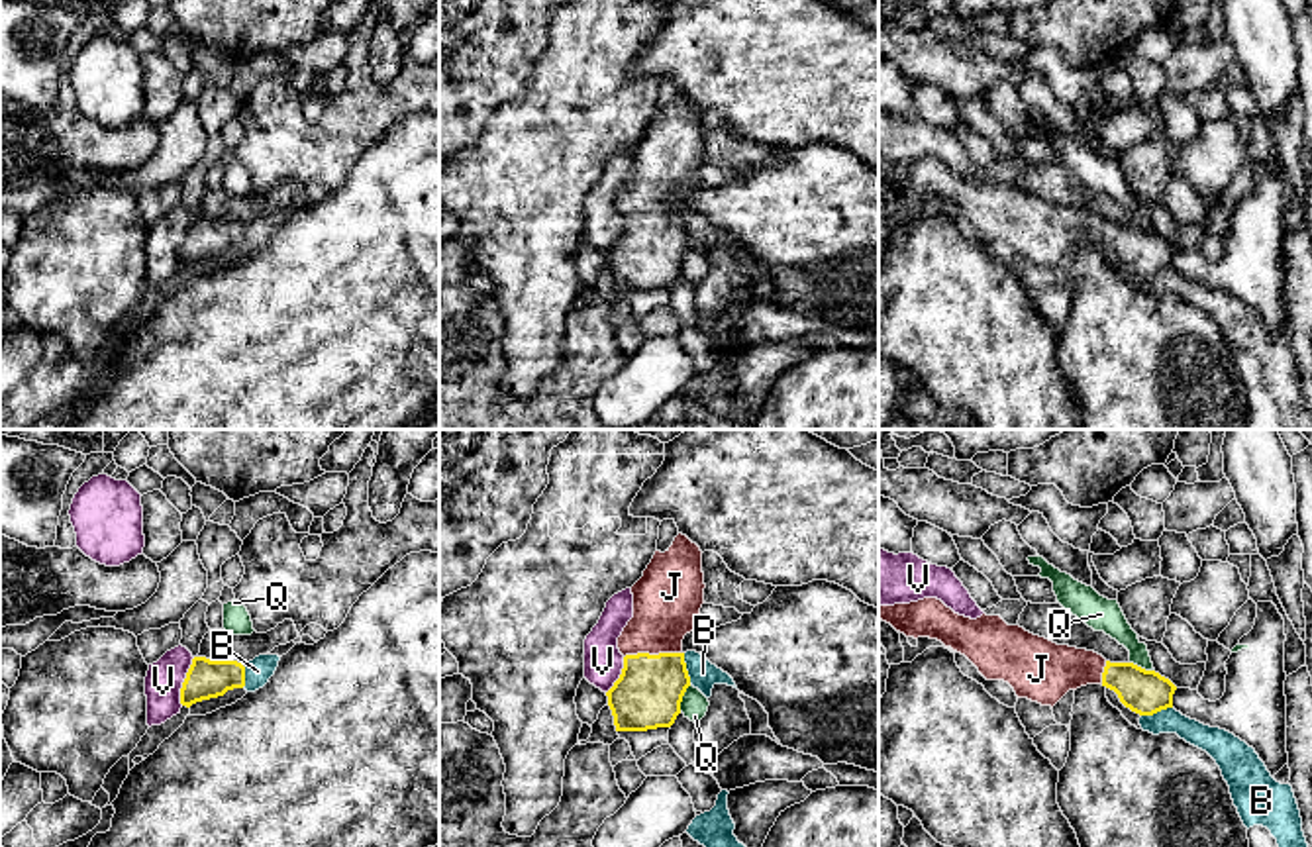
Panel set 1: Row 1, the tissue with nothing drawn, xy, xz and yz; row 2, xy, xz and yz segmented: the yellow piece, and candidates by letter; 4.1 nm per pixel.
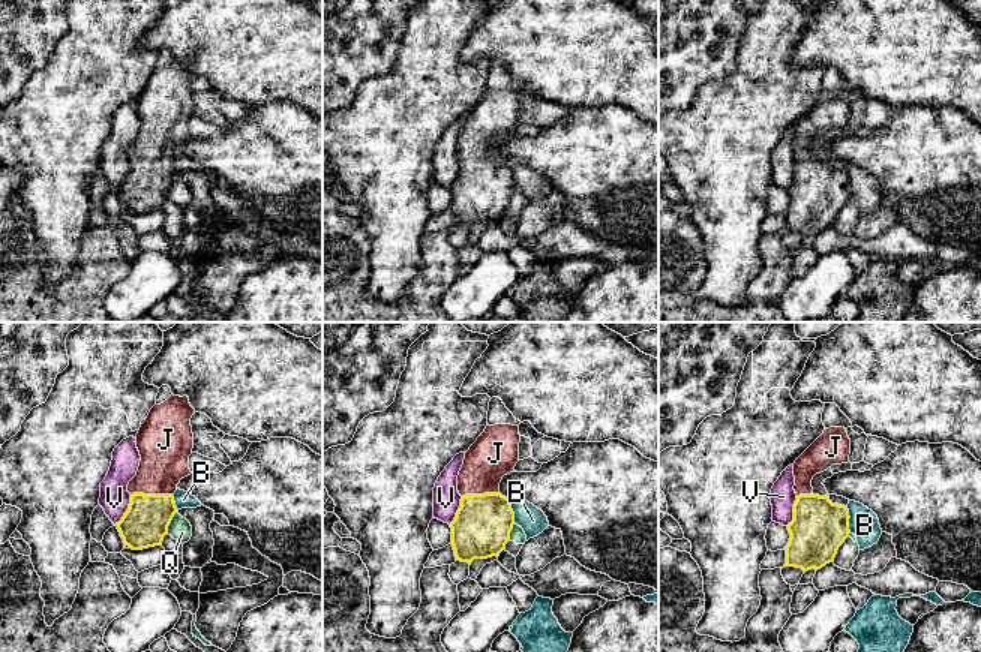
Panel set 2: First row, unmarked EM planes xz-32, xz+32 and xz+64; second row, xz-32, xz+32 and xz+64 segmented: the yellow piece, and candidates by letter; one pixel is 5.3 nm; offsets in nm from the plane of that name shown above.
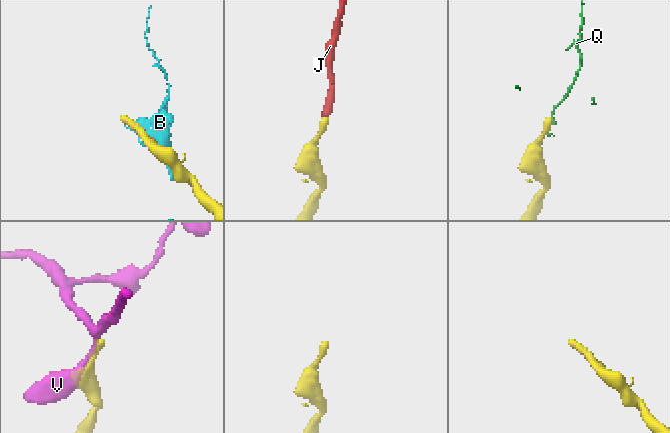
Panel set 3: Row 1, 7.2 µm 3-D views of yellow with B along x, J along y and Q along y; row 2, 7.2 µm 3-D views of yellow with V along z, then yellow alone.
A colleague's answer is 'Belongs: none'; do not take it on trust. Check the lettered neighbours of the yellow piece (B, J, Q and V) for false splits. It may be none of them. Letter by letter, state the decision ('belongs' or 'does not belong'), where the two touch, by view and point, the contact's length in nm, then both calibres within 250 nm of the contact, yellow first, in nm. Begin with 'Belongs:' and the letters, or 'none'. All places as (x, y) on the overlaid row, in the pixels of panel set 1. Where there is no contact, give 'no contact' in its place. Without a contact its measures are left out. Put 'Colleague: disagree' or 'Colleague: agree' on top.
Colleague: disagree
Belongs: J
B: does not belong; meets yellow in xz at (685, 669); contact 130 nm long; 280 nm thick on the yellow side, 110 nm on the other
J: belongs; meets yellow in xz at (652, 655); contact 240 nm long; 280 nm thick on the yellow side, 280 nm on the other
Q: does not belong; meets yellow in xz at (681, 698); contact 120 nm long; 280 nm thick on the yellow side, 110 nm on the other
V: does not belong; meets yellow in xy at (185, 681); contact 200 nm long; 160 nm thick on the yellow side, 150 nm on the other

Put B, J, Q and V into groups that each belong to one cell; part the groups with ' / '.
B / J / Q / V

